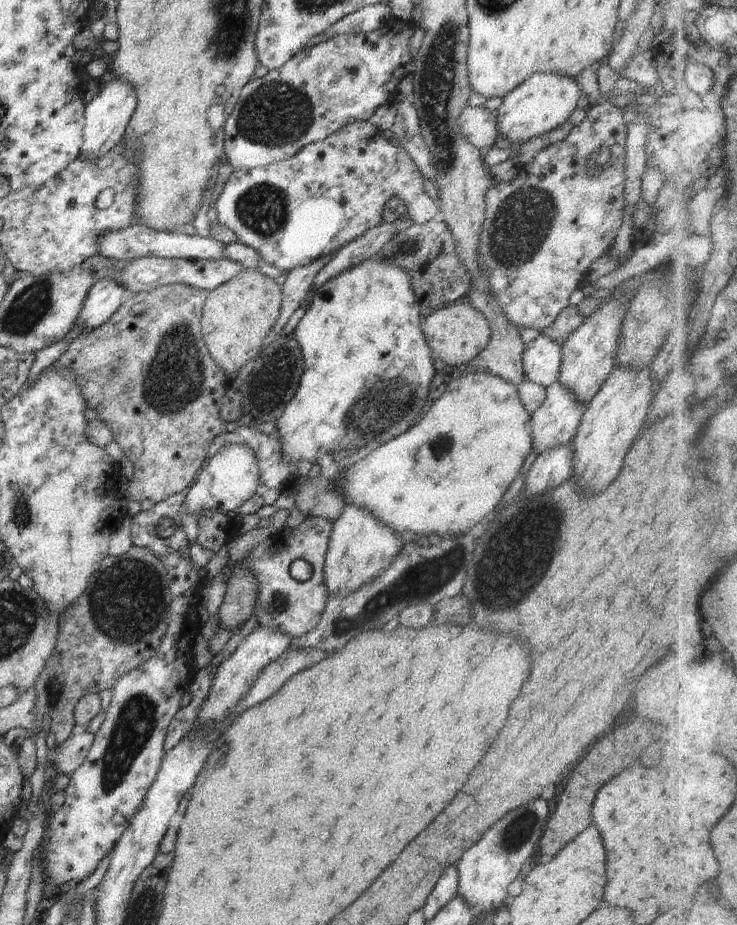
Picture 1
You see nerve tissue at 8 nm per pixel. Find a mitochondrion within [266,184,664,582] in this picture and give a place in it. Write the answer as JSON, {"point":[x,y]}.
{"point":[522,222]}

